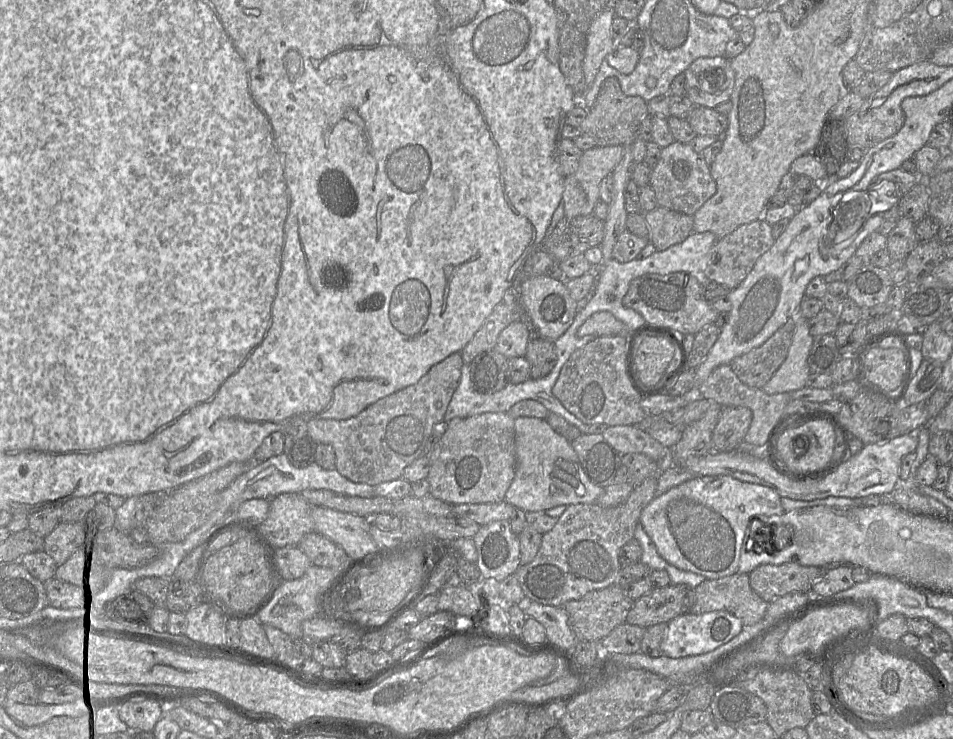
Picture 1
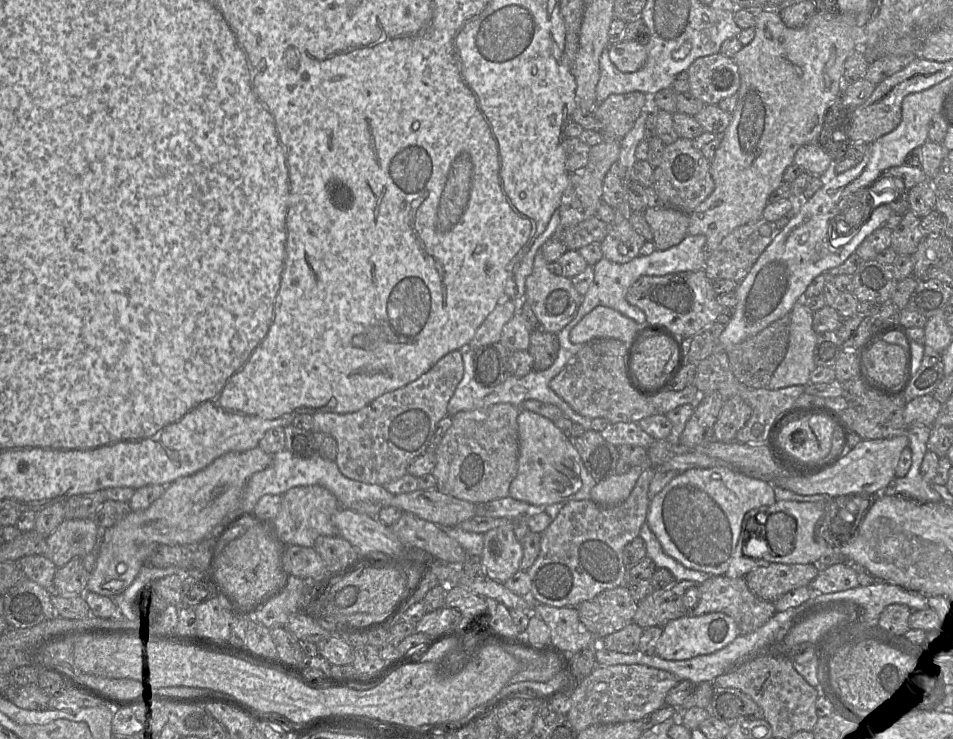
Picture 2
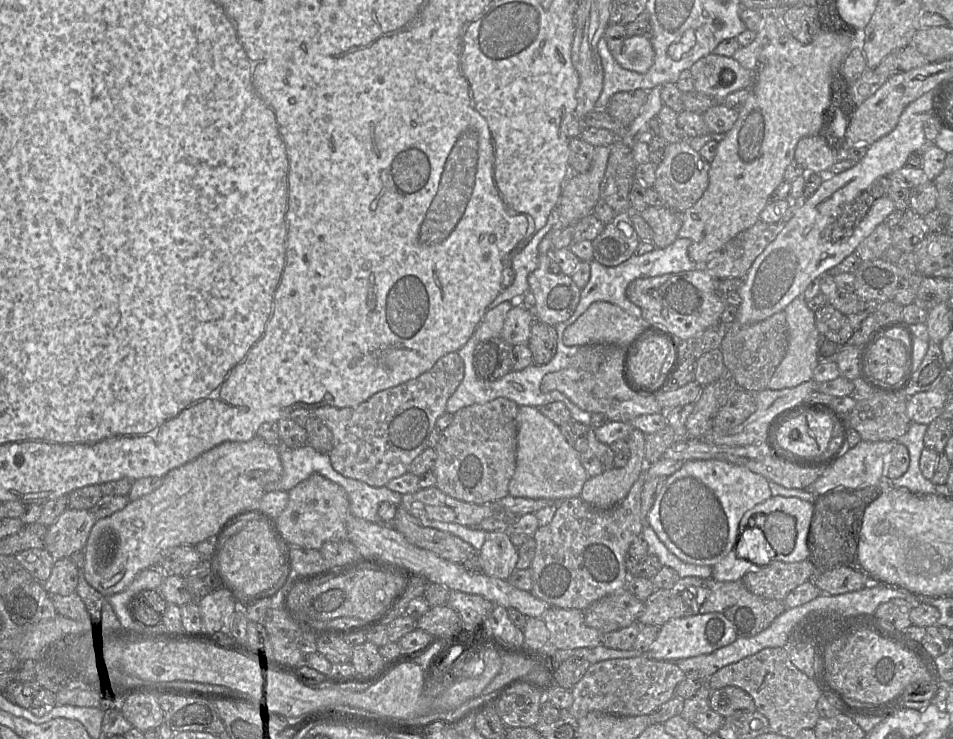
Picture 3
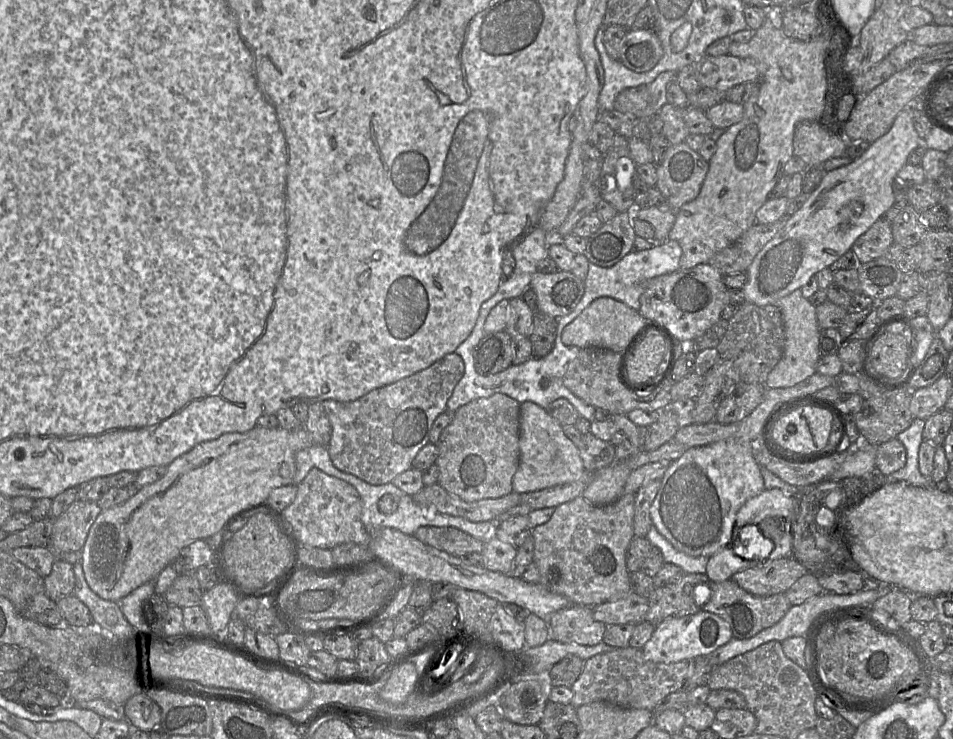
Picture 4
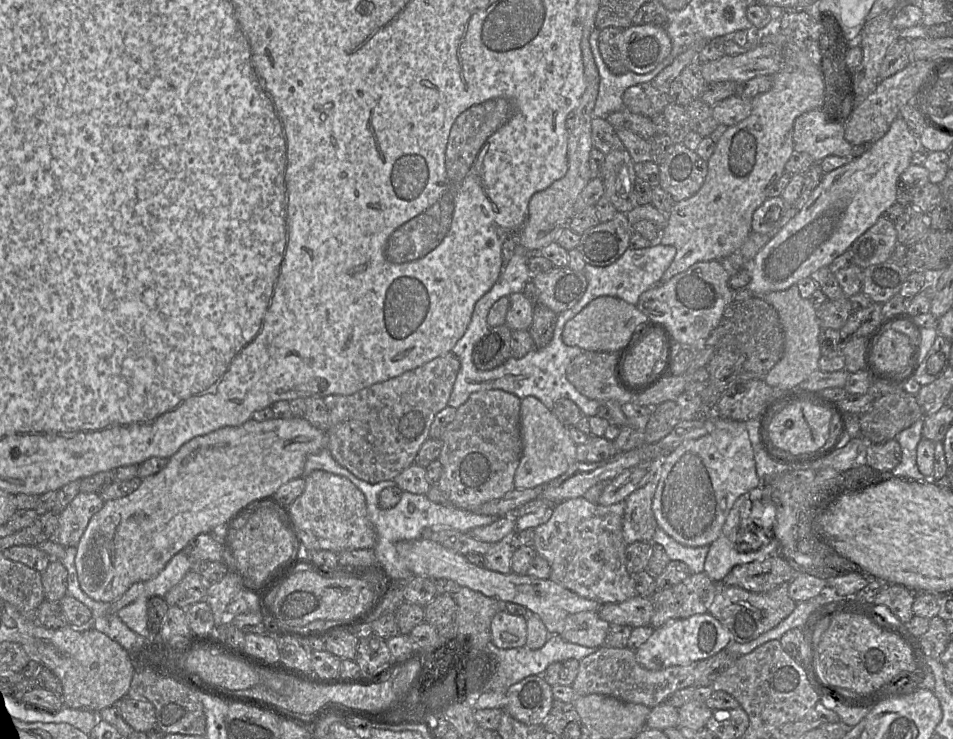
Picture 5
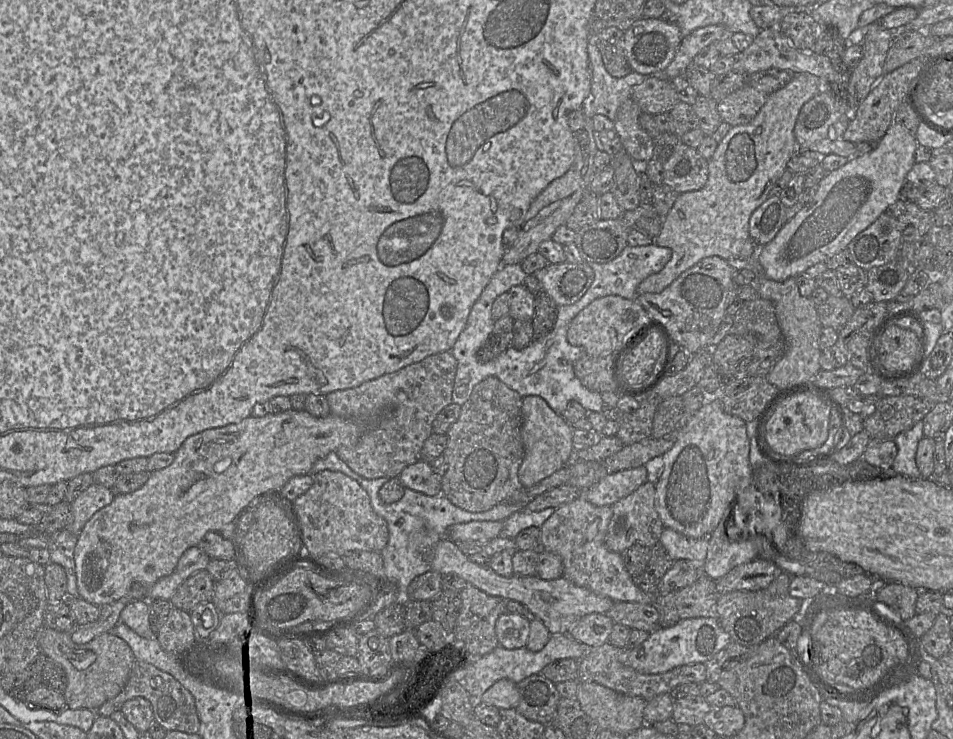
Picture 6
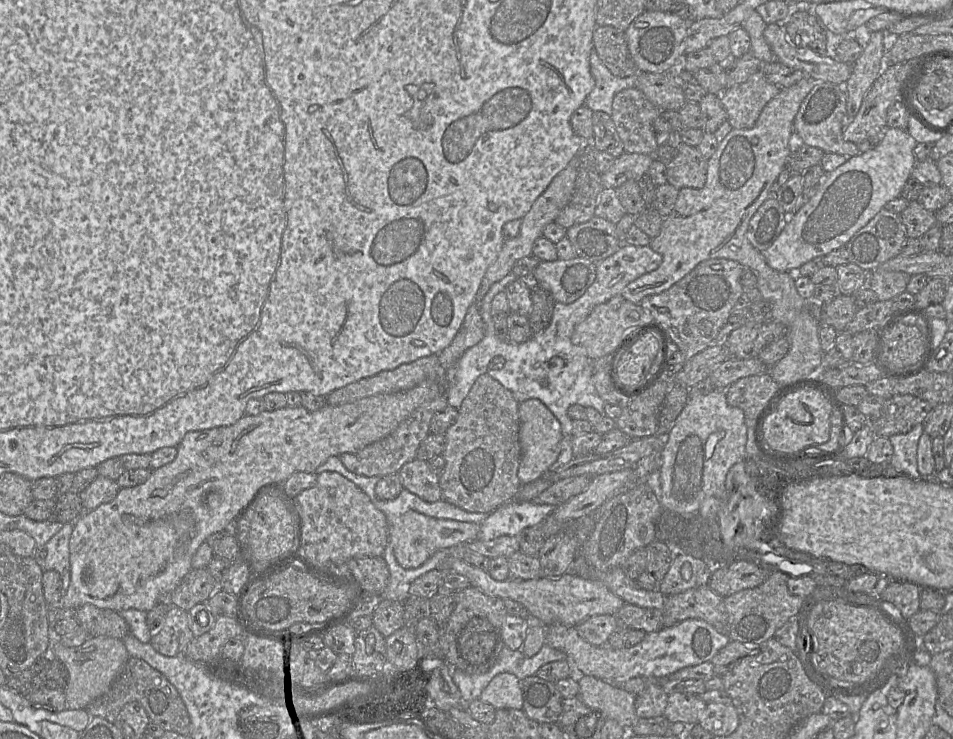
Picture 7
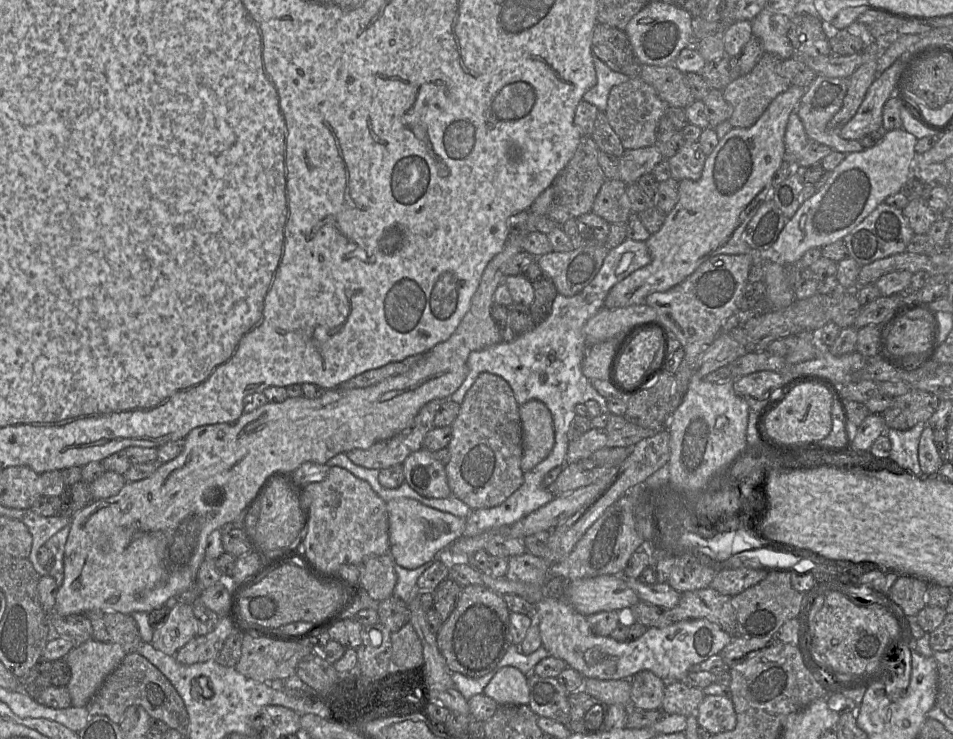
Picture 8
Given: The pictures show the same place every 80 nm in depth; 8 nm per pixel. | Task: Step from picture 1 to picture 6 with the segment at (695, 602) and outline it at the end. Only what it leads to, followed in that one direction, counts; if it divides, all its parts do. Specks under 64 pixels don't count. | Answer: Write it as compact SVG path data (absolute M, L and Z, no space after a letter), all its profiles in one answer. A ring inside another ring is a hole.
M782 572L772 583L761 590L735 590L720 594L717 599L717 620L730 635L731 640L743 646L759 646L760 643L775 636L787 622L795 618L801 600L789 594L791 575Z

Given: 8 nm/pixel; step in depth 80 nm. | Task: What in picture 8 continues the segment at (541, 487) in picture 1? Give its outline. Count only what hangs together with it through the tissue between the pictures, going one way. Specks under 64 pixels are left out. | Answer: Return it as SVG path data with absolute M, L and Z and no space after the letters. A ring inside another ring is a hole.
M530 400L520 405L519 414L523 447L520 466L525 473L542 462L553 450L554 422L550 410L539 400Z

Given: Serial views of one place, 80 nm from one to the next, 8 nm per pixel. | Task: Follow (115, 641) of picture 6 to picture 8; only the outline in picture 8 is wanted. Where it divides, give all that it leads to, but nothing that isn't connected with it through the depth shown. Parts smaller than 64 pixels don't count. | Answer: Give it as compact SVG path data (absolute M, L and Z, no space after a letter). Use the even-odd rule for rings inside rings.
M89 639L70 650L63 658L71 670L67 689L72 706L85 707L126 654L119 644L95 639Z

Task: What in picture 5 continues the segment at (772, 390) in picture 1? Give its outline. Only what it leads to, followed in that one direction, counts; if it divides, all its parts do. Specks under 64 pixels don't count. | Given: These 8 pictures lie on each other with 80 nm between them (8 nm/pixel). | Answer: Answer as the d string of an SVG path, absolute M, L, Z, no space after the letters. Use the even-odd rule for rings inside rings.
M797 284L786 290L766 293L763 295L763 299L776 310L784 333L783 355L766 374L764 381L773 389L779 389L780 391L791 389L819 369L821 326L816 307L809 299L800 296Z

